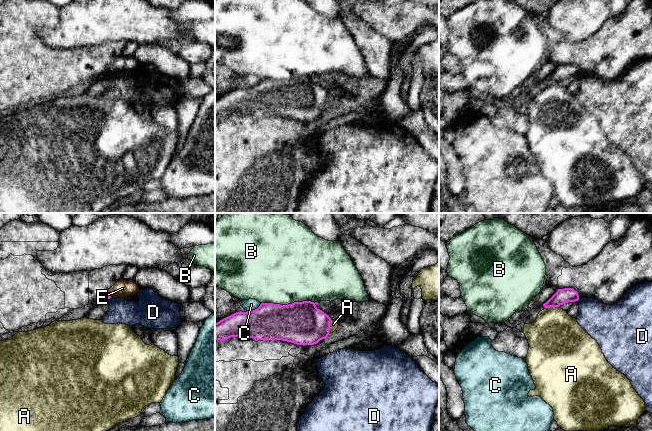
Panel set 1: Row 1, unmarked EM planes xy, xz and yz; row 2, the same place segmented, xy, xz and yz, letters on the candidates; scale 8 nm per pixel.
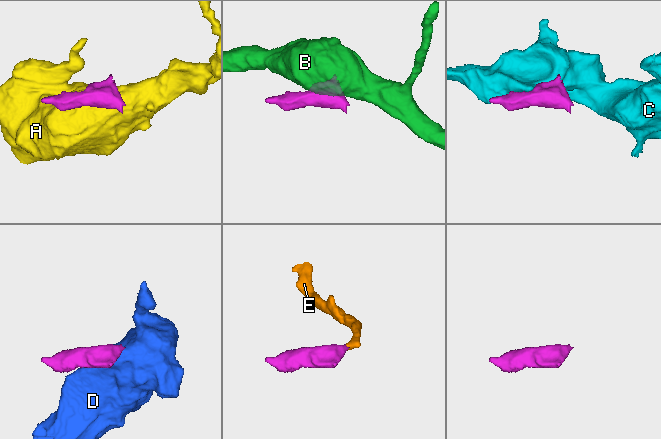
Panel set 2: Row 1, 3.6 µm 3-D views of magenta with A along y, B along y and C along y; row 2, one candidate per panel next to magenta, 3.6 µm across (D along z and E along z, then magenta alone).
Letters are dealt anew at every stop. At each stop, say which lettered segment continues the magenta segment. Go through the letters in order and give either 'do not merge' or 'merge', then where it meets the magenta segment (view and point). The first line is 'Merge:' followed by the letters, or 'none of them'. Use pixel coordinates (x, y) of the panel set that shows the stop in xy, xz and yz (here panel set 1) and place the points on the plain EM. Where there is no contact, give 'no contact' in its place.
Merge: E
A: do not merge; contact xz (329, 103)
B: do not merge; contact xz (288, 80)
C: do not merge; contact xz (255, 85)
D: do not merge; contact xy (107, 74)
E: merge; contact xy (109, 71)

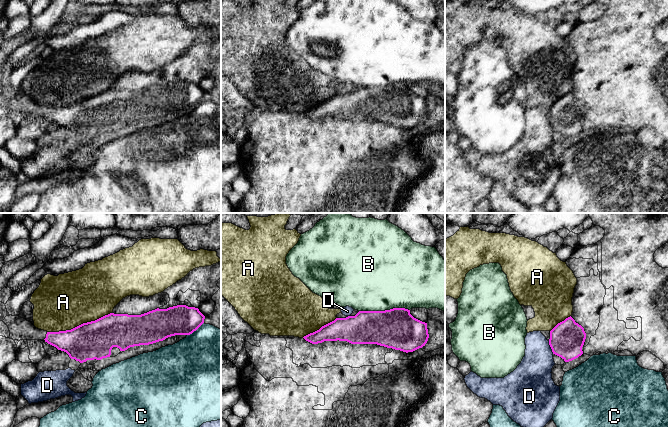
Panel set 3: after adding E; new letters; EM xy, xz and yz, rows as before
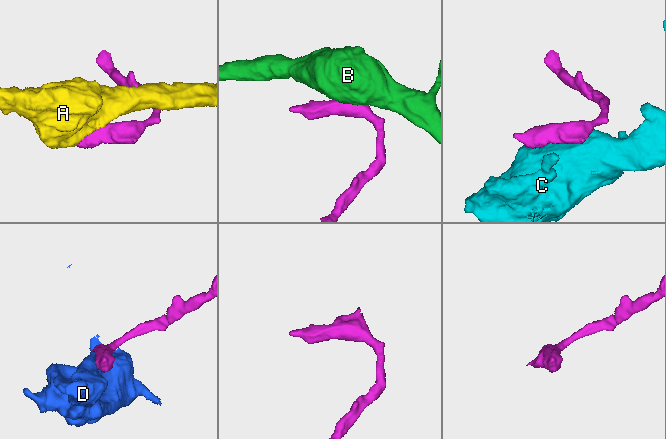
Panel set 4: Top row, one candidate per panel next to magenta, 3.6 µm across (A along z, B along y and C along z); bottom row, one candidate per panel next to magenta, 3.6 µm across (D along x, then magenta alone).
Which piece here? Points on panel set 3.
Merge: none of them
A: do not merge; contact xy (79, 101)
B: do not merge; contact xz (385, 86)
C: do not merge; contact xy (195, 106)
D: do not merge; contact yz (551, 123)

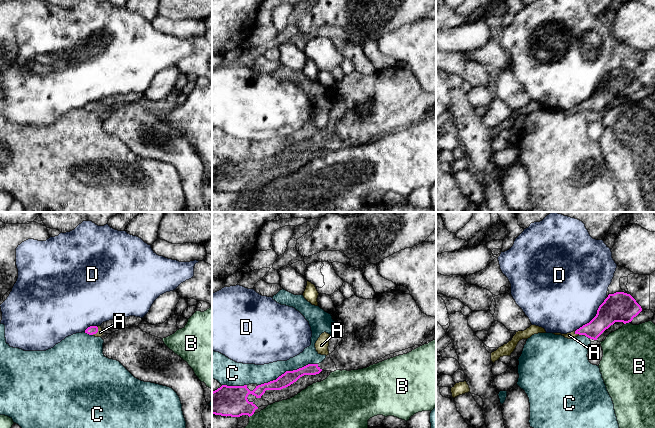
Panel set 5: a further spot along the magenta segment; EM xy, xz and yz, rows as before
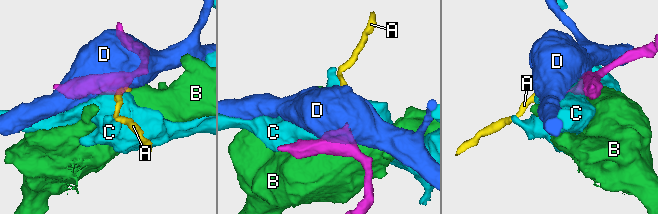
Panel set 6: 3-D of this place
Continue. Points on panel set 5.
Merge: A
A: merge; contact xy (97, 107)
B: do not merge; contact yz (626, 98)
C: do not merge; contact xz (287, 147)
D: do not merge; contact yz (595, 92)

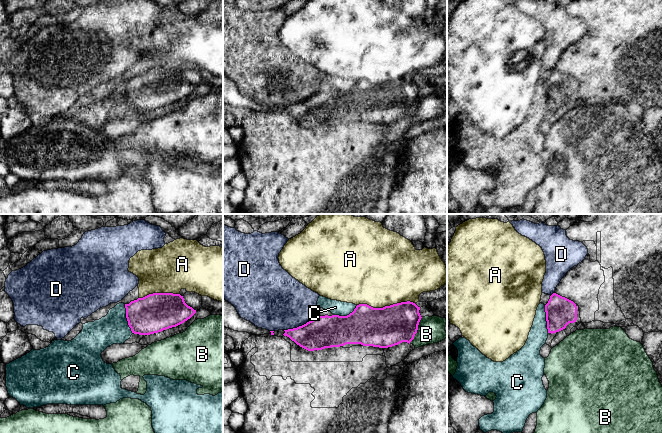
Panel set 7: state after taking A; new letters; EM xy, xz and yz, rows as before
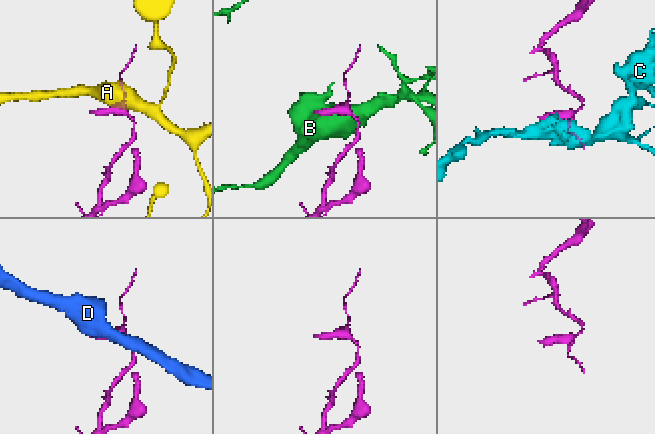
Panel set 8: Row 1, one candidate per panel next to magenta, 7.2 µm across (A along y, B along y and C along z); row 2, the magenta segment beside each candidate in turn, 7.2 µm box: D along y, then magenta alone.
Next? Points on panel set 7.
Merge: none of them
A: do not merge; contact xz (385, 82)
B: do not merge; contact xz (417, 105)
C: do not merge; contact xy (127, 95)
D: do not merge; contact xz (302, 101)

